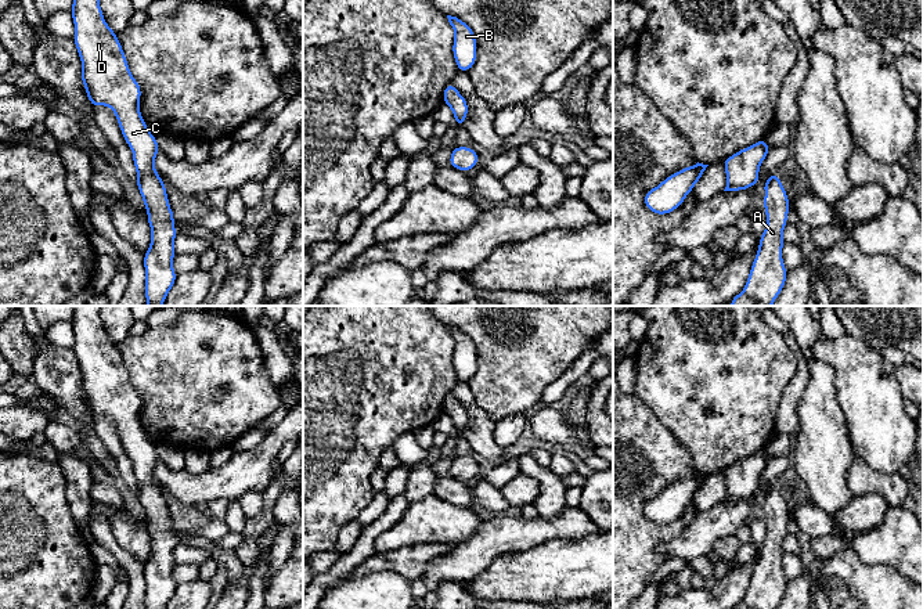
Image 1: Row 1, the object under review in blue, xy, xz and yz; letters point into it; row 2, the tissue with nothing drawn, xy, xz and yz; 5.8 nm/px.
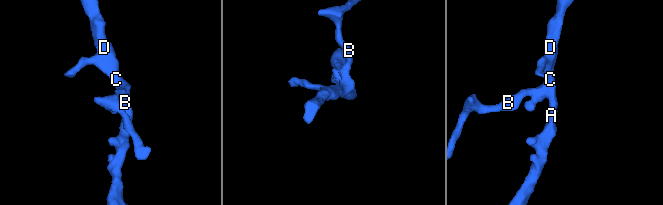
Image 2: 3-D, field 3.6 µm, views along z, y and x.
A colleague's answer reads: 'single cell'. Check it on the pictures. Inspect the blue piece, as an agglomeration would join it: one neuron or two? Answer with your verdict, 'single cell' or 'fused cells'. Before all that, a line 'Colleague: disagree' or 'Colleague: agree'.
Colleague: agree
single cell

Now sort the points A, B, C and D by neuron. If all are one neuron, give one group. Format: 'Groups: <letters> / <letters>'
Groups: A B C D

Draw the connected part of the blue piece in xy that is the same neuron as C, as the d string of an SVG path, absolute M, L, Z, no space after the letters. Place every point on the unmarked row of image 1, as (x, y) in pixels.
M75 306L71 324L73 352L82 370L82 393L93 418L109 417L133 461L137 498L144 509L151 537L151 555L144 563L145 609L166 609L174 595L176 529L166 496L154 478L159 455L138 419L141 399L129 379L116 343L108 336L100 318L100 306Z

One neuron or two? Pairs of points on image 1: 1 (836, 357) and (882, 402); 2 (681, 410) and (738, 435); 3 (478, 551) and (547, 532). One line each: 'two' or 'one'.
1: one
2: one
3: one

